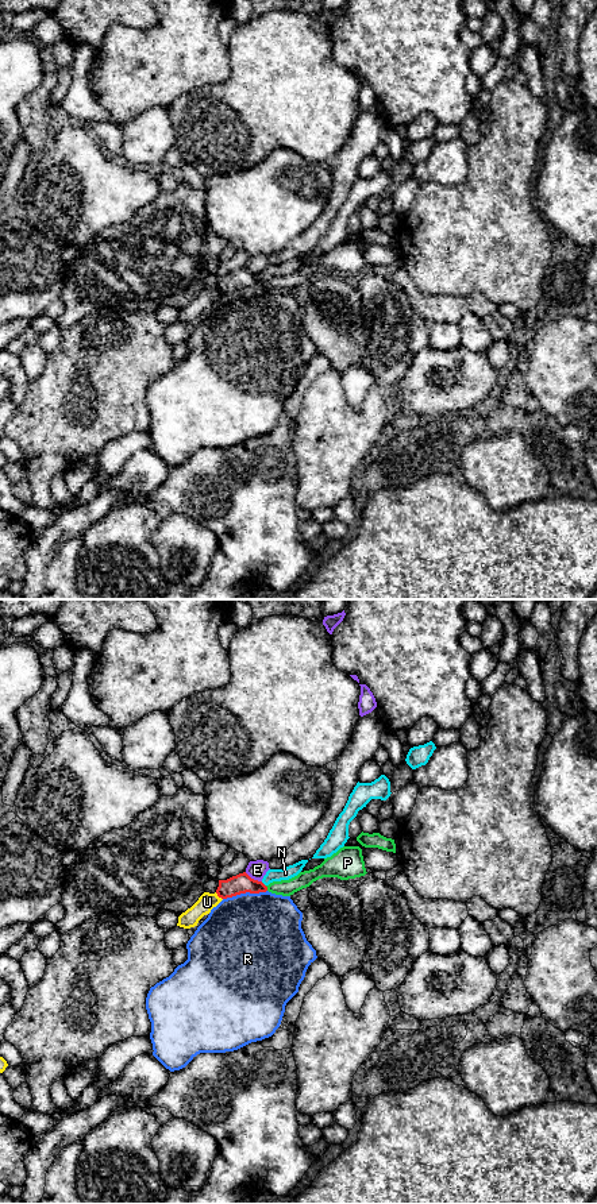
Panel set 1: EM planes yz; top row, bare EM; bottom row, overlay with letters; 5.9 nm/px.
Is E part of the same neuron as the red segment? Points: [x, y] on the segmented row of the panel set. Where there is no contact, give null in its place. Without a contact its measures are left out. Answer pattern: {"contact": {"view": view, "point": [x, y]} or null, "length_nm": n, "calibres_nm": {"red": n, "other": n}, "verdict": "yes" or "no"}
{"contact": {"view": "yz", "point": [253, 879]}, "length_nm": 120, "calibres_nm": {"red": 120, "other": 110}, "verdict": "no"}

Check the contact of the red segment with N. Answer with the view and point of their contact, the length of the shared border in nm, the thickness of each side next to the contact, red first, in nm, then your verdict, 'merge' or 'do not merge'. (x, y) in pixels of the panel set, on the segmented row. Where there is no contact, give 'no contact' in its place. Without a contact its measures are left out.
yz (264, 884) | 40 nm | 120/80 nm | do not merge

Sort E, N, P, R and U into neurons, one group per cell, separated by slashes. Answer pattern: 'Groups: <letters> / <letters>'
Groups: E / N U / P / R

